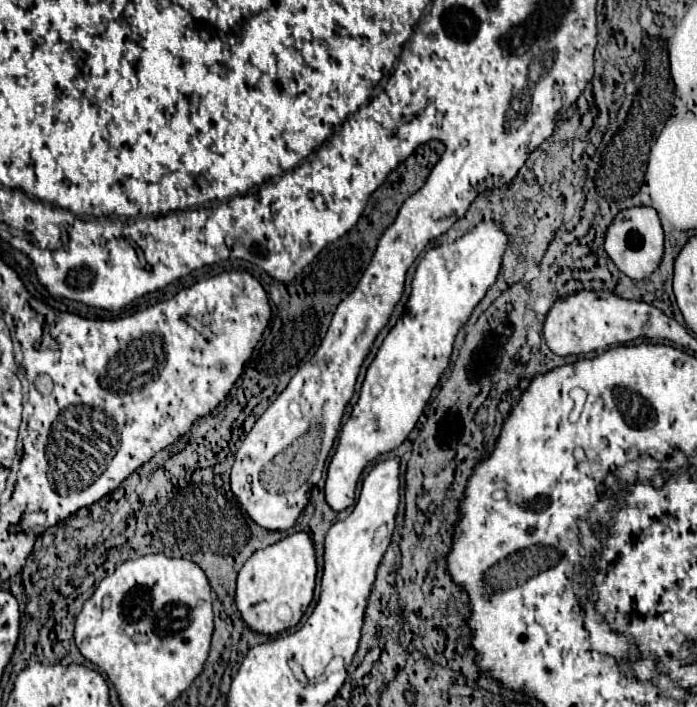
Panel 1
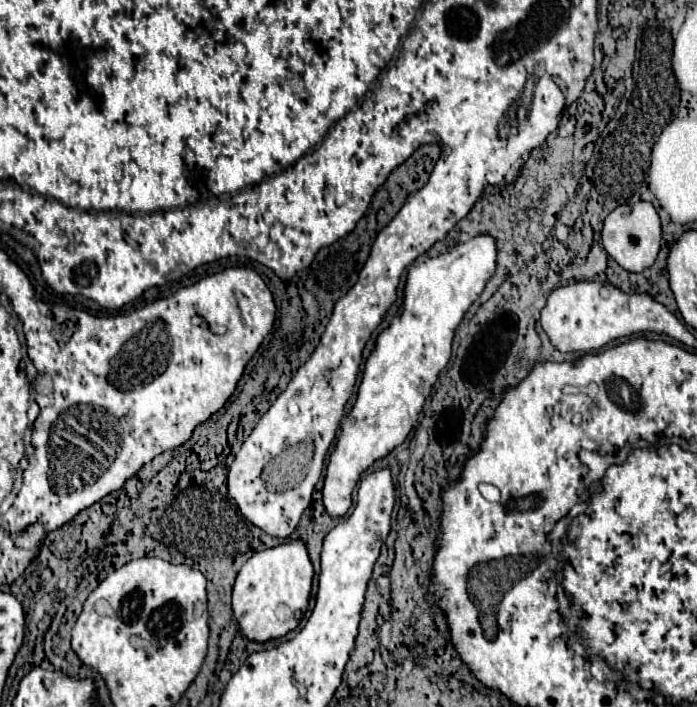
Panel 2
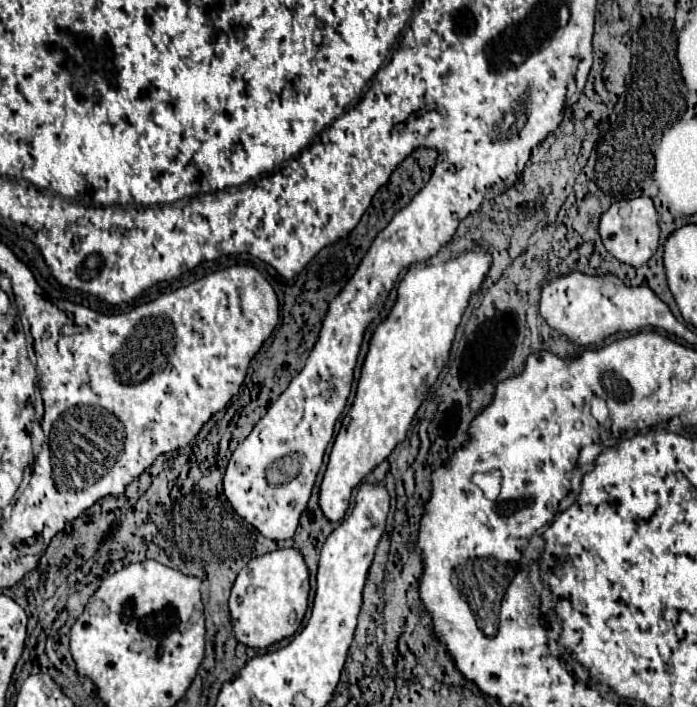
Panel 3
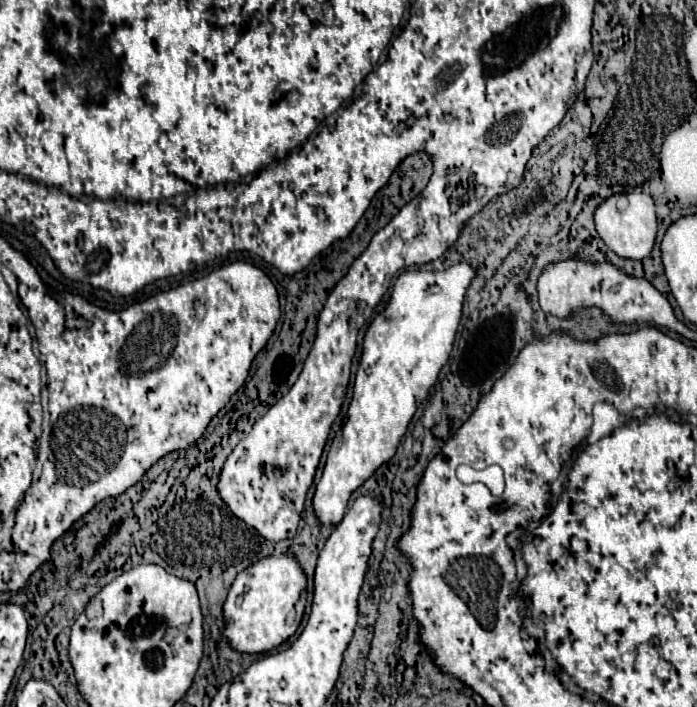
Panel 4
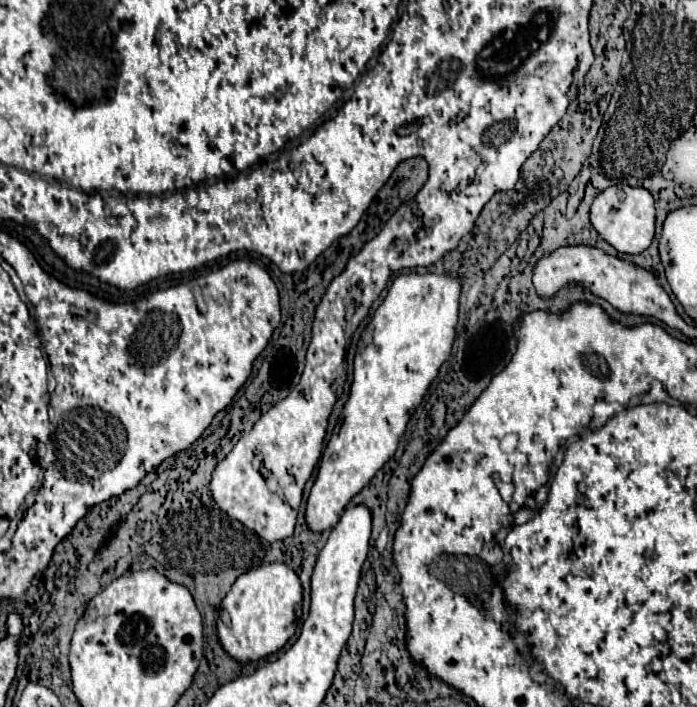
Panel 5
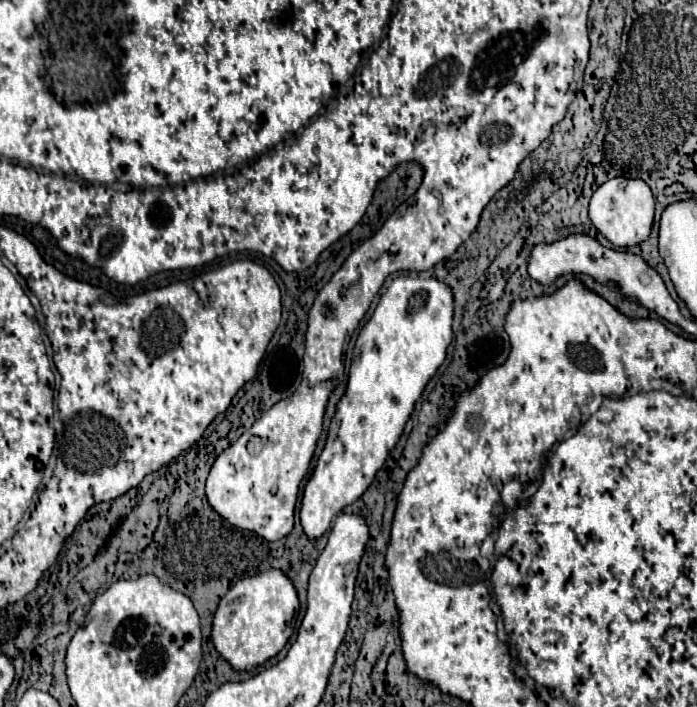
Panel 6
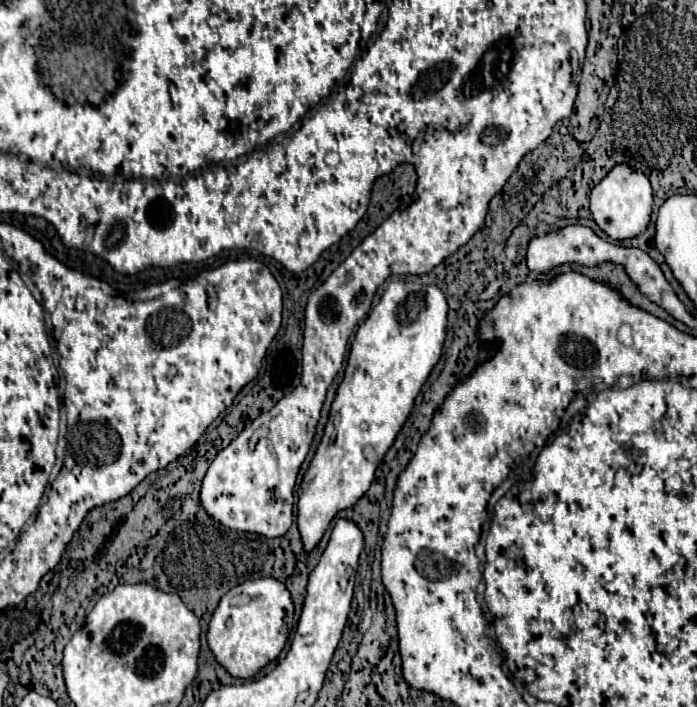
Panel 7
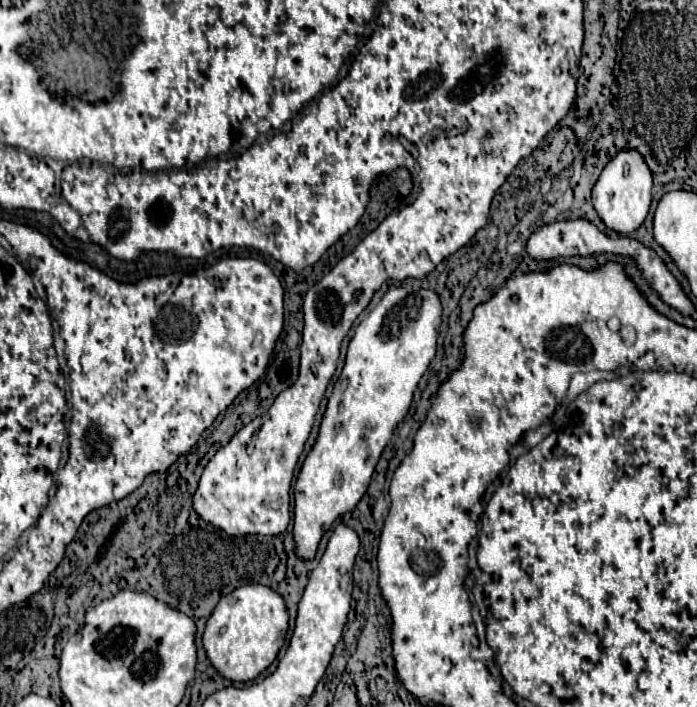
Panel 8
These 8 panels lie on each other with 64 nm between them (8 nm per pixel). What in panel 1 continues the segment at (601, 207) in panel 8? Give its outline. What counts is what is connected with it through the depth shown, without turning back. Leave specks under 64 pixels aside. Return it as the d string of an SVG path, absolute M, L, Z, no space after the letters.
M634 206L634 208L620 210L606 230L604 250L618 266L618 270L622 270L626 276L634 280L642 280L650 276L658 268L664 252L664 232L660 226L658 212L650 206Z

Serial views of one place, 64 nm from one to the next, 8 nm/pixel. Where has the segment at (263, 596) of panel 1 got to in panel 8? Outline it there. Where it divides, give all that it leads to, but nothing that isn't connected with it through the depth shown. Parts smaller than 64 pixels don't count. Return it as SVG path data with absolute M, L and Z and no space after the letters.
M250 584L236 588L216 604L206 622L202 644L210 664L220 676L232 682L250 682L276 660L286 632L288 612L282 596L266 586Z

